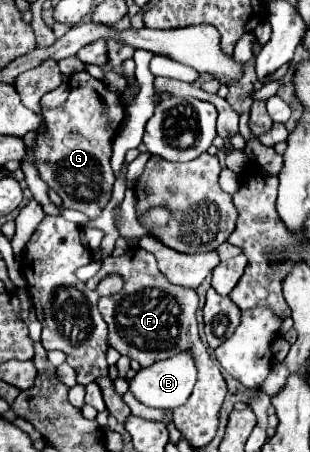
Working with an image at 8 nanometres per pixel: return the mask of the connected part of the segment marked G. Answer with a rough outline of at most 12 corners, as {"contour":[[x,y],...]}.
{"contour":[[74,73],[62,107],[42,107],[40,179],[96,219],[116,181],[120,95]]}

